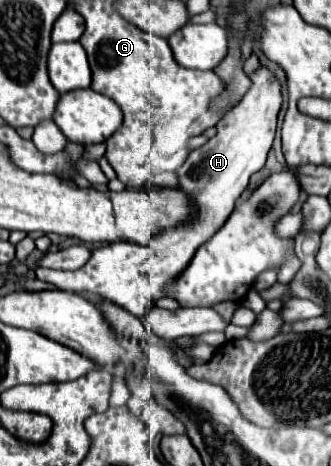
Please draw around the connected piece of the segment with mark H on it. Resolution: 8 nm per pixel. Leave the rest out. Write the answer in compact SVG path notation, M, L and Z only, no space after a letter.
M263 65L249 75L251 87L243 99L217 123L217 135L211 137L203 147L189 153L183 167L177 171L179 187L199 205L199 215L193 223L167 229L159 237L153 237L147 247L131 245L135 249L125 251L123 243L109 243L105 247L93 249L91 259L77 271L57 271L47 267L37 267L35 275L41 281L65 287L65 291L89 291L95 293L125 311L143 317L153 307L155 301L165 297L165 283L173 281L193 259L197 247L217 233L223 221L231 215L235 201L245 191L249 177L257 173L267 159L277 131L277 115L283 105L281 83Z

